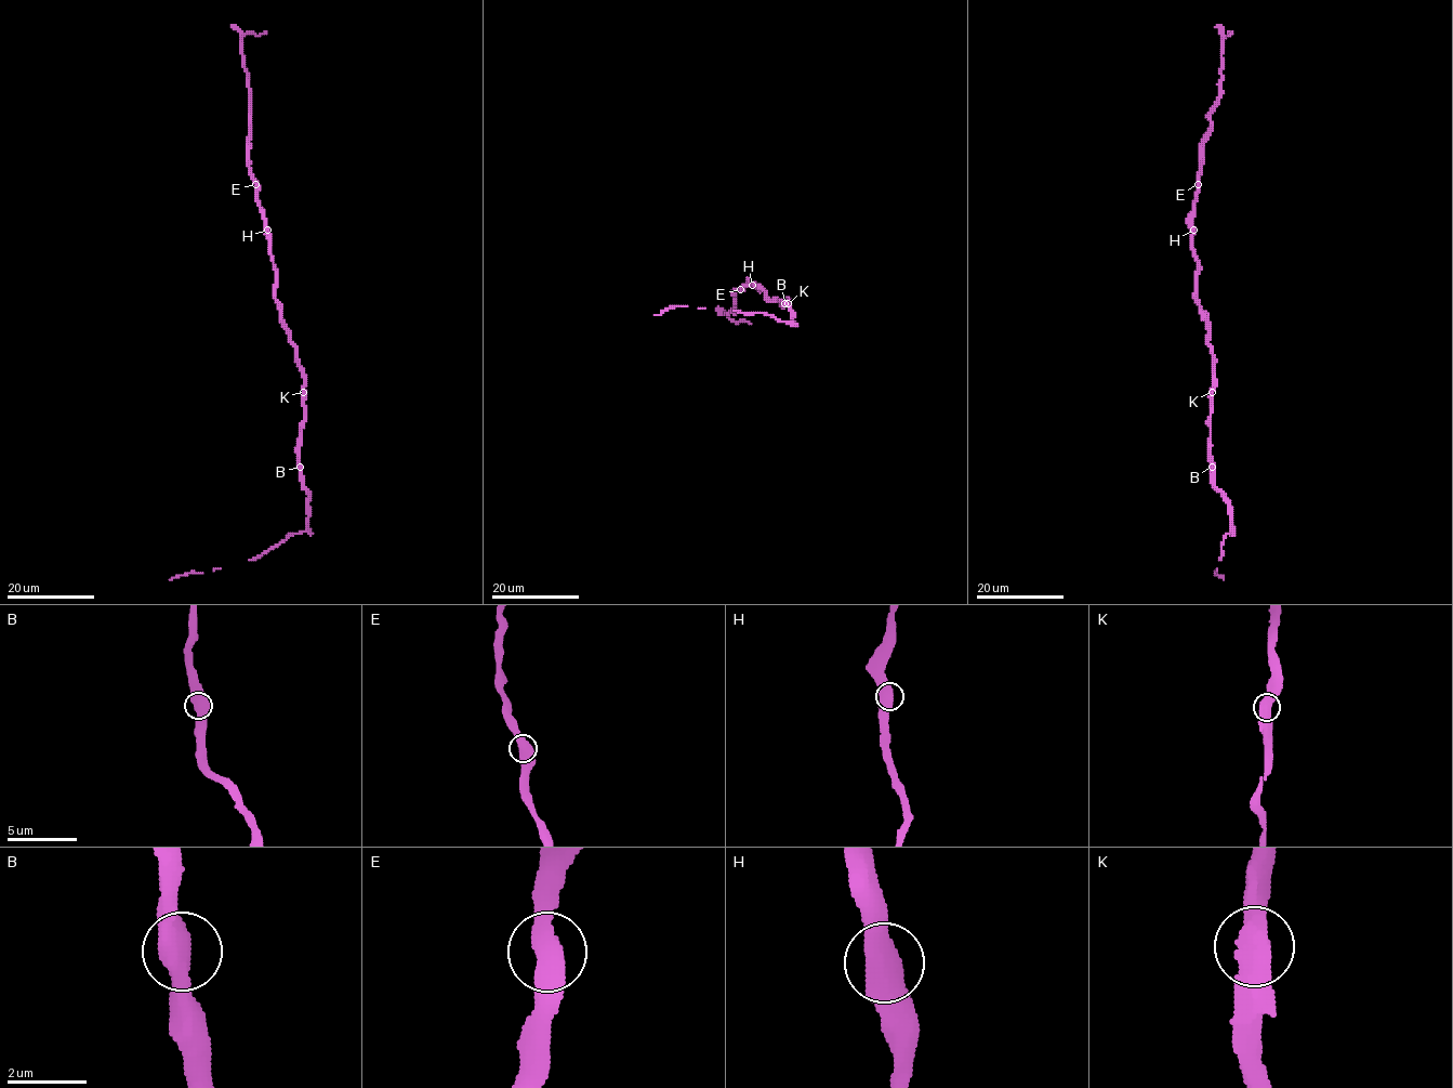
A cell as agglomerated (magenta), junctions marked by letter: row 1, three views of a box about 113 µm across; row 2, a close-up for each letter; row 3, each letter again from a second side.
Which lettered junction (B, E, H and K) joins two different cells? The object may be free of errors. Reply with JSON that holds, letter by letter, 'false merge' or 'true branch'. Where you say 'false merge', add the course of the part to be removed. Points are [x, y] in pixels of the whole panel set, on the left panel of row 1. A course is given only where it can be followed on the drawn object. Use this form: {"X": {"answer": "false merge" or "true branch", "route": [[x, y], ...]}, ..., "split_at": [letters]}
{"B": {"answer": "true branch"}, "E": {"answer": "true branch"}, "H": {"answer": "true branch"}, "K": {"answer": "true branch"}, "split_at": []}

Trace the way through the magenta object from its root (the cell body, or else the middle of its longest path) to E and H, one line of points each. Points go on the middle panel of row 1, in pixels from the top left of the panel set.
E: (777, 300), (770, 300), (752, 283), (740, 289)
H: (777, 300), (770, 300), (760, 287), (752, 285)

